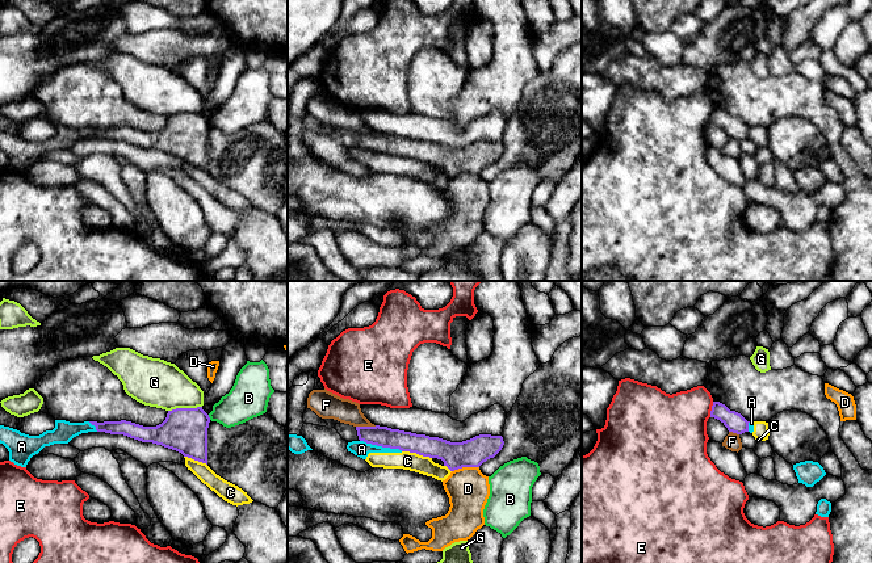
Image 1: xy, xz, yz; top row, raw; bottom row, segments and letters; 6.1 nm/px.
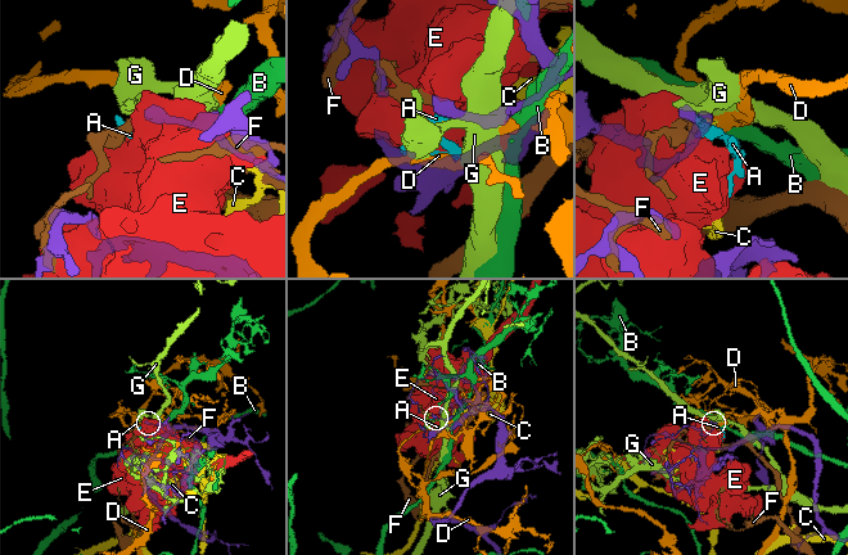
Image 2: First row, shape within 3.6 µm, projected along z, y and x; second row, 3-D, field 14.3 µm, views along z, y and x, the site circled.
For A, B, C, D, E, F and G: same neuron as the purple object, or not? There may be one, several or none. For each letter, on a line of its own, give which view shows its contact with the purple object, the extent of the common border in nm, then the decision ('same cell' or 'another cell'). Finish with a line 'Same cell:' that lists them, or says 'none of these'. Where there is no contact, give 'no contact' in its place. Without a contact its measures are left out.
A: xz | 280 nm | another cell
B: xy | 40 nm | another cell
C: xz | 190 nm | another cell
D: xz | 170 nm | another cell
E: yz | 100 nm | another cell
F: xz | 130 nm | another cell
G: xy | 220 nm | another cell
Same cell: none of these

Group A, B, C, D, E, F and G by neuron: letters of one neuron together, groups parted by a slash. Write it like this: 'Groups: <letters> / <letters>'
Groups: A C / B / D / E / F / G

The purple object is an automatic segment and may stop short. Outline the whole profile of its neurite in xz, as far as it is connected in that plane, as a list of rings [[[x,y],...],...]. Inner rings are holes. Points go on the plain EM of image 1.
[[[380,131],[356,133],[356,136],[360,147],[437,164],[450,177],[462,173],[479,173],[487,165],[494,164],[504,151],[502,142],[491,140],[479,140],[462,148],[450,148],[439,143]]]

